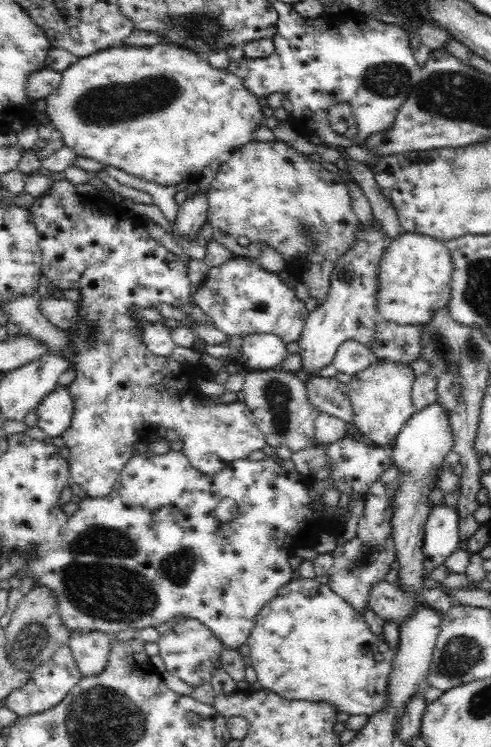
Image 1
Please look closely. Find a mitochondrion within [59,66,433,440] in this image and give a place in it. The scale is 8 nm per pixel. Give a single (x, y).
(104, 107)

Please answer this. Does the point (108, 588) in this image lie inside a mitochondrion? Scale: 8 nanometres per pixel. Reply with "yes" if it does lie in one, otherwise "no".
yes

